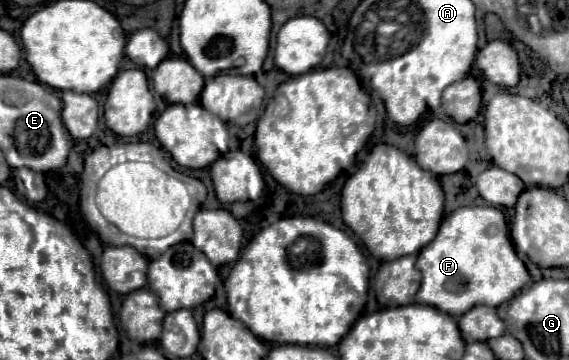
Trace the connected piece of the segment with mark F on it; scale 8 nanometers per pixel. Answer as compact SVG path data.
M460 206L448 214L438 228L438 236L420 250L416 268L422 272L422 284L416 294L416 302L434 306L450 316L460 316L478 304L500 306L530 282L530 274L510 242L506 218L502 210L494 206Z

